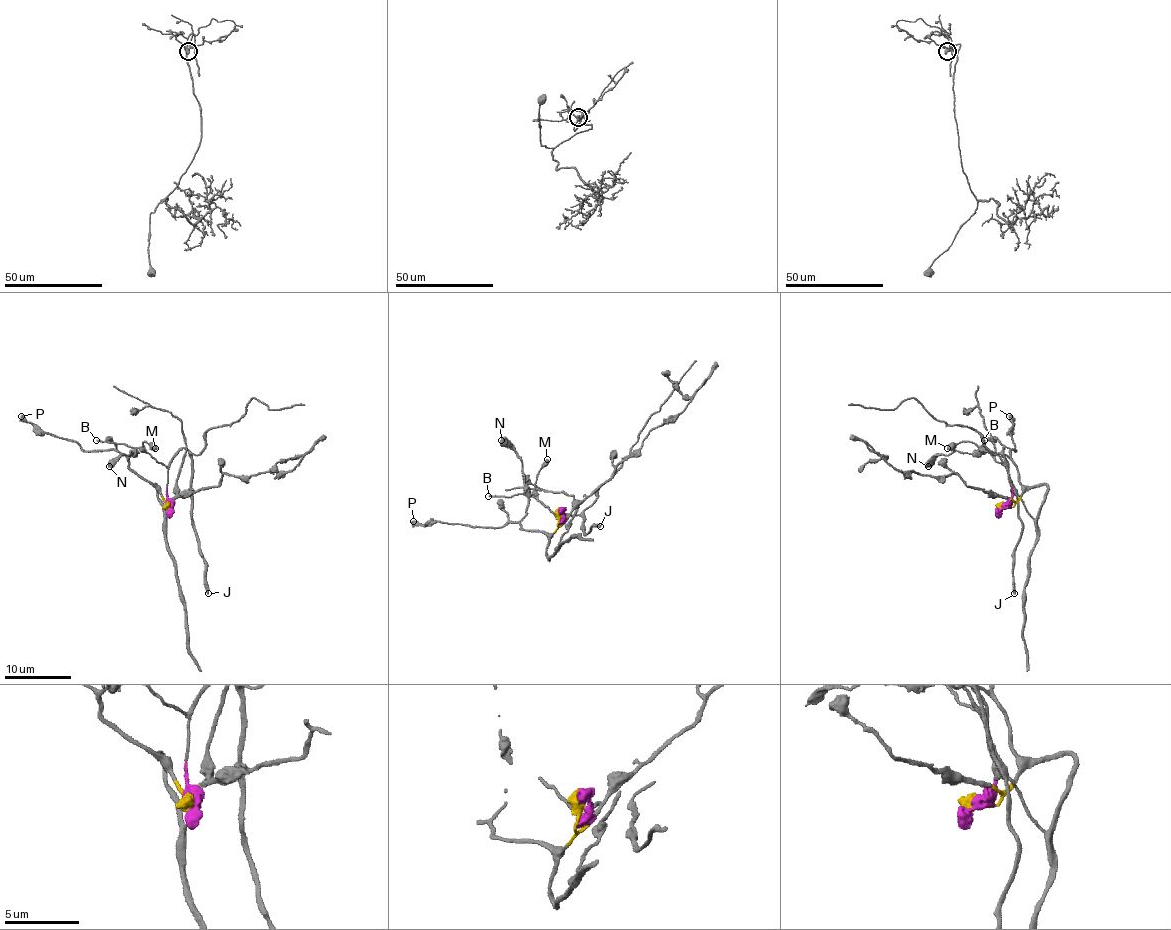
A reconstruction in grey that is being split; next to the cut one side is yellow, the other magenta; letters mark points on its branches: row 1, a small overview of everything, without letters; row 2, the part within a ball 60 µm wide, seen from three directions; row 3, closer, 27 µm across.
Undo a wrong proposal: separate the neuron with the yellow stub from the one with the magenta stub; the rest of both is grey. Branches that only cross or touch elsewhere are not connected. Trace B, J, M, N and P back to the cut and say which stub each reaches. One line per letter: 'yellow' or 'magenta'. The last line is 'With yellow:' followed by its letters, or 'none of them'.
B: magenta
J: magenta
M: magenta
N: yellow
P: yellow
With yellow: N, P

